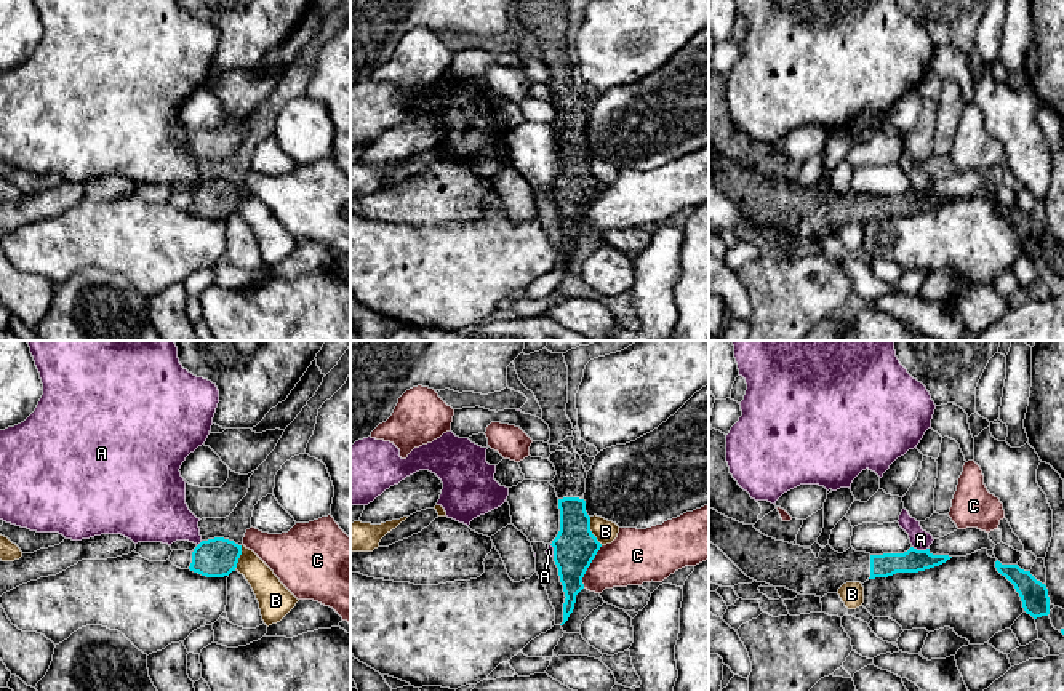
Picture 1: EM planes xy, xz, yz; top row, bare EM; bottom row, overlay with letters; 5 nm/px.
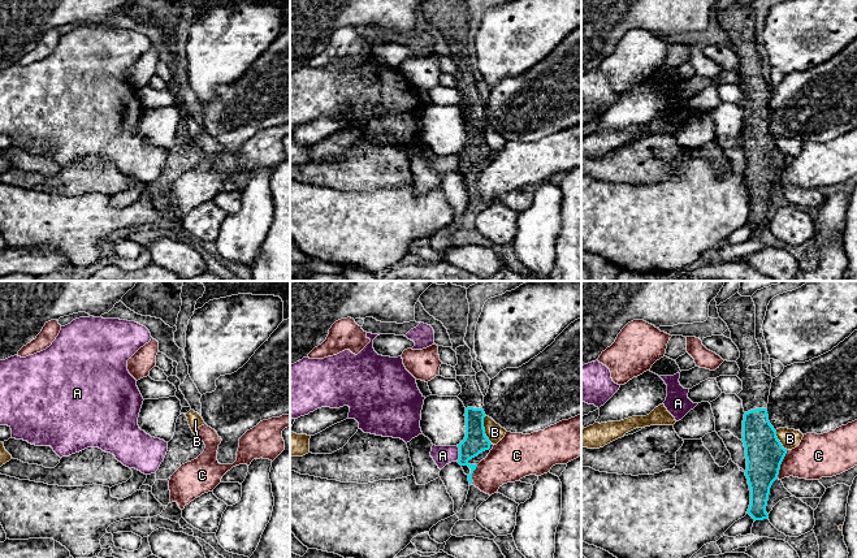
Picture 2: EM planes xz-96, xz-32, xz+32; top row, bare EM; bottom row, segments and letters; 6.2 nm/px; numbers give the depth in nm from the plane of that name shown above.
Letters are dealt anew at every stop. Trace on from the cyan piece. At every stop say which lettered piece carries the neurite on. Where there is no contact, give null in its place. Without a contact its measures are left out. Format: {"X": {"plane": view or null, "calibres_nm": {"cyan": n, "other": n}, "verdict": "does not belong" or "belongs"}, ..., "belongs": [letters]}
{"A": {"plane": "yz", "calibres_nm": {"cyan": 120, "other": 100}, "verdict": "does not belong"}, "B": {"plane": "xz", "calibres_nm": {"cyan": 220, "other": 120}, "verdict": "does not belong"}, "C": {"plane": "xz", "calibres_nm": {"cyan": 220, "other": 280}, "verdict": "does not belong"}, "belongs": []}

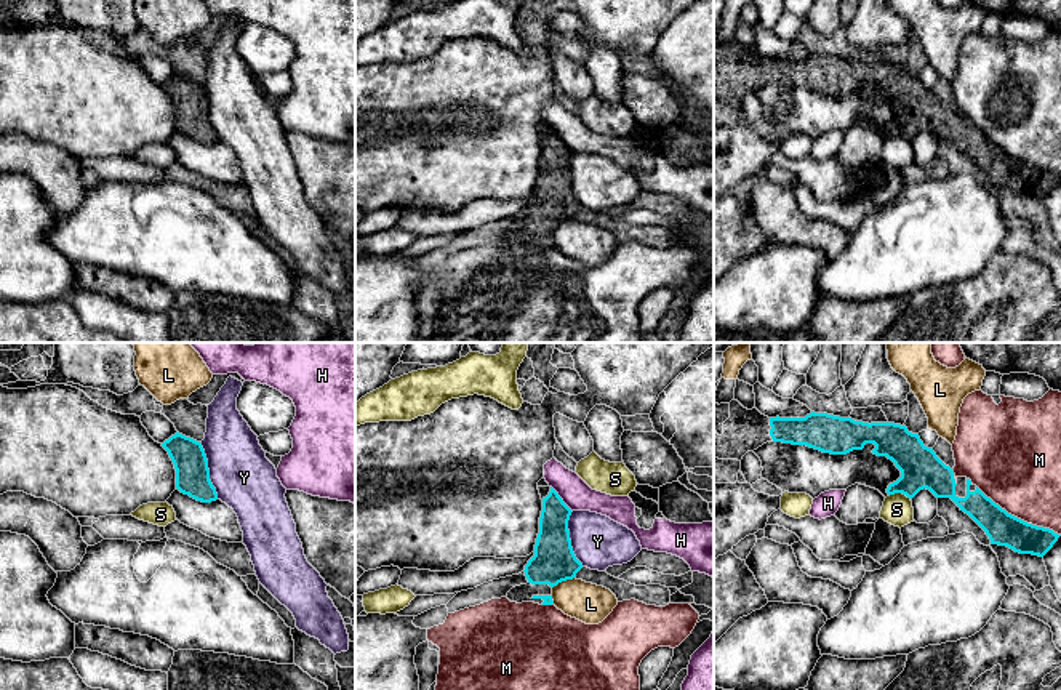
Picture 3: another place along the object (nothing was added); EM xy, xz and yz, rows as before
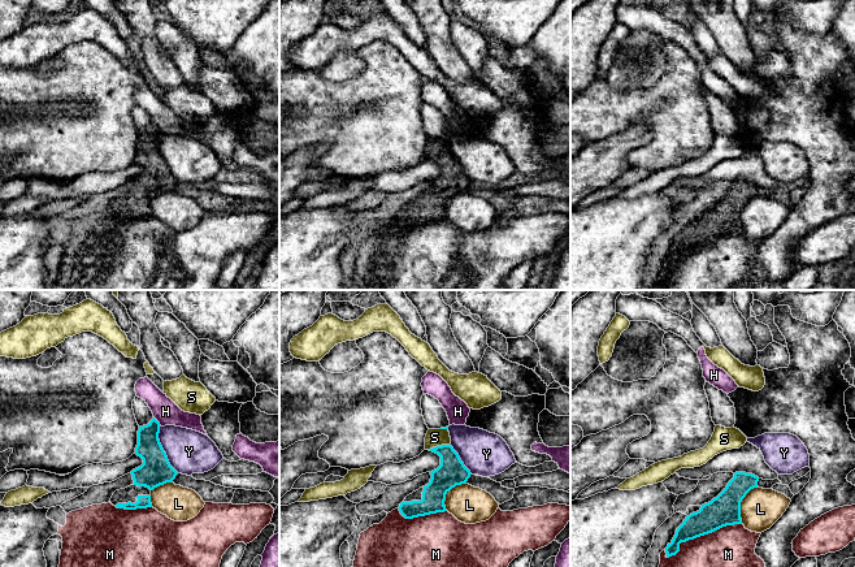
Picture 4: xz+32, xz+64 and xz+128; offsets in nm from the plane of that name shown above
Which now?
{"H": {"plane": "xz", "calibres_nm": {"cyan": 180, "other": 150}, "verdict": "does not belong"}, "L": {"plane": "xz", "calibres_nm": {"cyan": 220, "other": 200}, "verdict": "does not belong"}, "M": {"plane": "yz", "calibres_nm": {"cyan": 160, "other": 420}, "verdict": "does not belong"}, "S": {"plane": "yz", "calibres_nm": {"cyan": 200, "other": 150}, "verdict": "does not belong"}, "Y": {"plane": "xy", "calibres_nm": {"cyan": 180, "other": 300}, "verdict": "does not belong"}, "belongs": []}

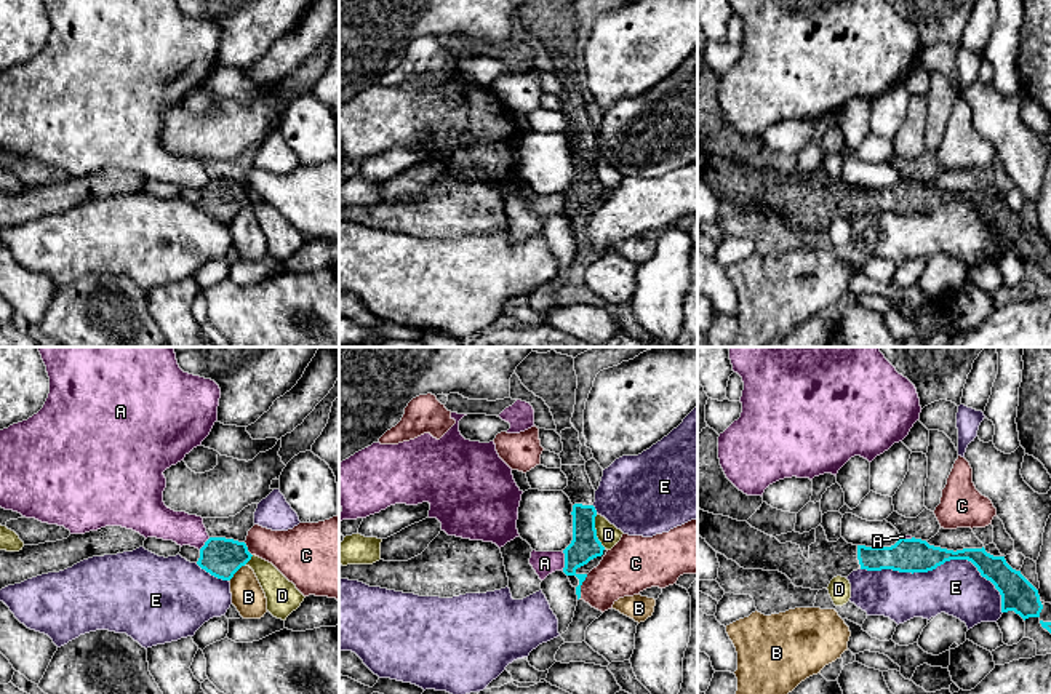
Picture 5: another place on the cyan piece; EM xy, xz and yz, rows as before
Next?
{"A": {"plane": "xz", "calibres_nm": {"cyan": 140, "other": 120}, "verdict": "does not belong"}, "B": {"plane": "xy", "calibres_nm": {"cyan": 200, "other": 160}, "verdict": "does not belong"}, "C": {"plane": "xz", "calibres_nm": {"cyan": 140, "other": 260}, "verdict": "does not belong"}, "D": {"plane": "xz", "calibres_nm": {"cyan": 140, "other": 110}, "verdict": "does not belong"}, "E": {"plane": "yz", "calibres_nm": {"cyan": 180, "other": 280}, "verdict": "does not belong"}, "belongs": []}

